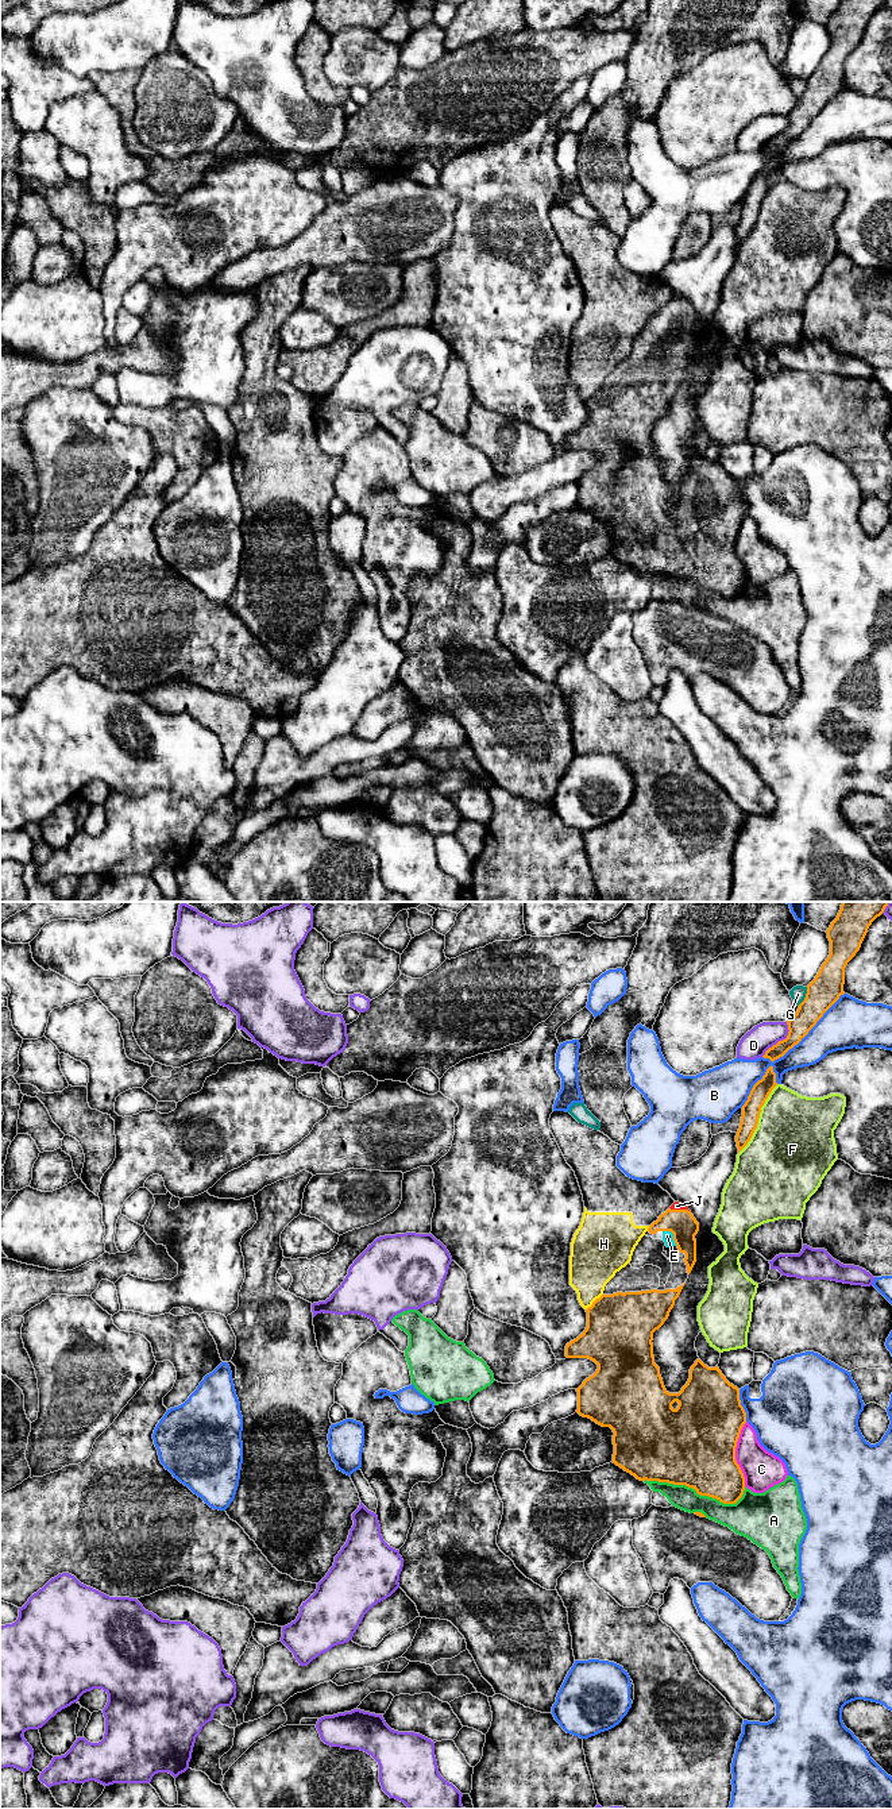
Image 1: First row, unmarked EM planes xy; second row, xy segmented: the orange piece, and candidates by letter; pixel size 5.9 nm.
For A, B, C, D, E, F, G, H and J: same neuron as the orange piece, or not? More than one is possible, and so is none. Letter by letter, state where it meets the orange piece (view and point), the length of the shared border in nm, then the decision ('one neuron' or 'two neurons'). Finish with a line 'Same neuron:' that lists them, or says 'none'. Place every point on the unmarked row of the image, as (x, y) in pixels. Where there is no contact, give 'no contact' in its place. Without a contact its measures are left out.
A: contact xy (697, 585); length 600 nm; two neurons
B: contact xy (788, 142); length 900 nm; two neurons
C: contact xy (734, 547); length 380 nm; two neurons
D: contact xy (780, 134); length 260 nm; two neurons
E: contact xy (674, 328); length 130 nm; one neuron
F: contact xy (757, 212); length 480 nm; two neurons
G: contact xy (806, 89); length 130 nm; two neurons
H: contact xy (594, 394); length 140 nm; two neurons
J: contact xy (679, 303); length 120 nm; one neuron
Same neuron: E, J

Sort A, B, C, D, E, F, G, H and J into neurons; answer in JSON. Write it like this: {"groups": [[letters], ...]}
{"groups": [["A"], ["B"], ["C"], ["D"], ["E", "J"], ["F"], ["G"], ["H"]]}

